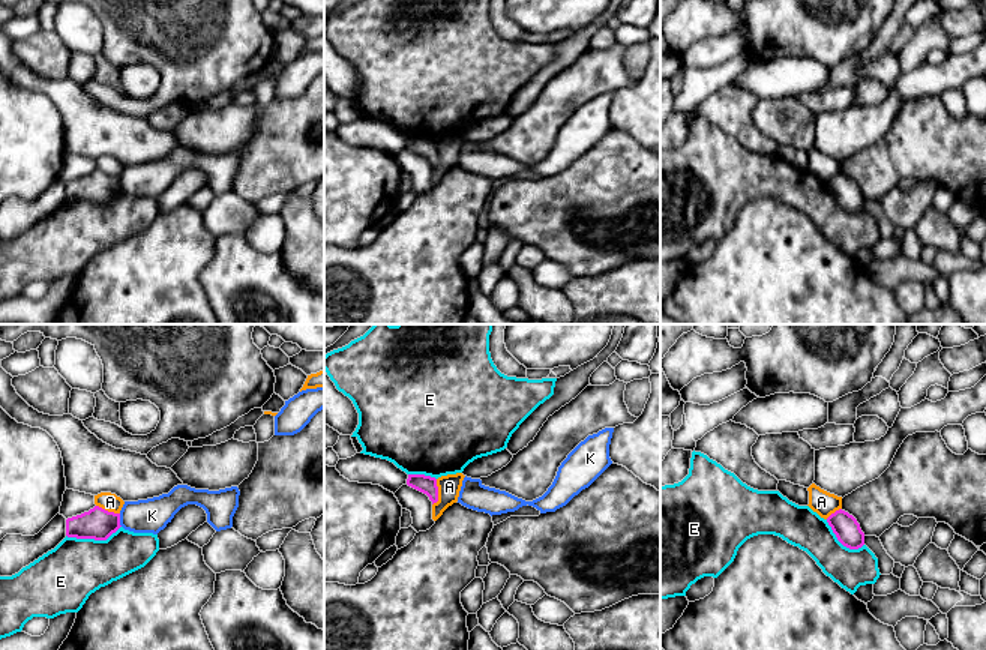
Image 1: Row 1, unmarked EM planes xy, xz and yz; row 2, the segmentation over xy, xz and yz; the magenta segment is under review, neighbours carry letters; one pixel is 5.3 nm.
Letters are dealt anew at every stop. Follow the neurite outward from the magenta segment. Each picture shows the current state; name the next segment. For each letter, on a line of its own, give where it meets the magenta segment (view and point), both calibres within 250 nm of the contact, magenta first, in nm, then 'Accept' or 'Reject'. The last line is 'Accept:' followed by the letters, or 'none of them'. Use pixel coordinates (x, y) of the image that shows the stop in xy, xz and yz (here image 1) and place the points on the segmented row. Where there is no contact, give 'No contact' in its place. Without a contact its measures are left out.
A: Touches magenta at xz (437, 493). Thickness 100 nm (magenta) against 120 nm. Reject
E: Touches magenta at xy (93, 538). Thickness 170 nm (magenta) against 320 nm. Reject
K: Touches magenta at xy (119, 520). Thickness 170 nm (magenta) against 190 nm. Reject
Accept: none of them

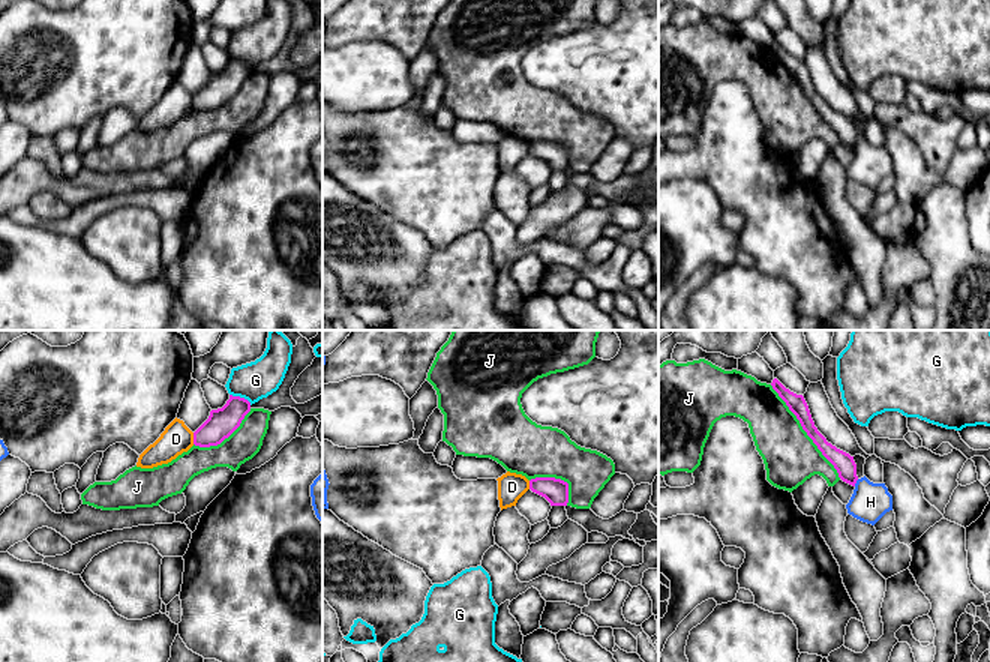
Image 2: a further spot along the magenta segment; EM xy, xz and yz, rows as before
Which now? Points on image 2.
D: Touches magenta at xy (194, 439). Thickness 160 nm (magenta) against 160 nm. Reject
G: Touches magenta at xy (239, 397). Thickness 160 nm (magenta) against 200 nm. Reject
H: Touches magenta at yz (855, 482). Thickness 110 nm (magenta) against 200 nm. Reject
J: Touches magenta at yz (804, 430). Thickness 100 nm (magenta) against 280 nm. Reject
Accept: none of them

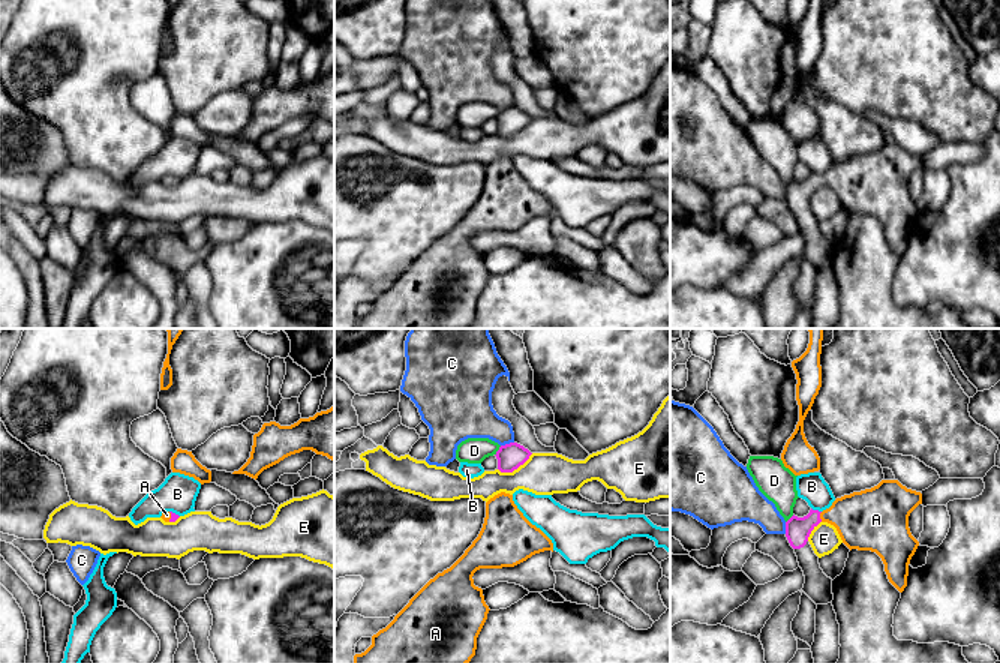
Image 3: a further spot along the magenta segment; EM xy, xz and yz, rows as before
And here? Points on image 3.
A: Touches magenta at yz (819, 516). Thickness 140 nm (magenta) against 320 nm. Accept
B: Touches magenta at yz (816, 510). Thickness 140 nm (magenta) against 150 nm. Reject
C: Touches magenta at xz (507, 444). Thickness 140 nm (magenta) against 240 nm. Reject
D: Touches magenta at xz (498, 450). Thickness 140 nm (magenta) against 140 nm. Reject
E: Touches magenta at xz (514, 468). Thickness 140 nm (magenta) against 220 nm. Reject
Accept: A

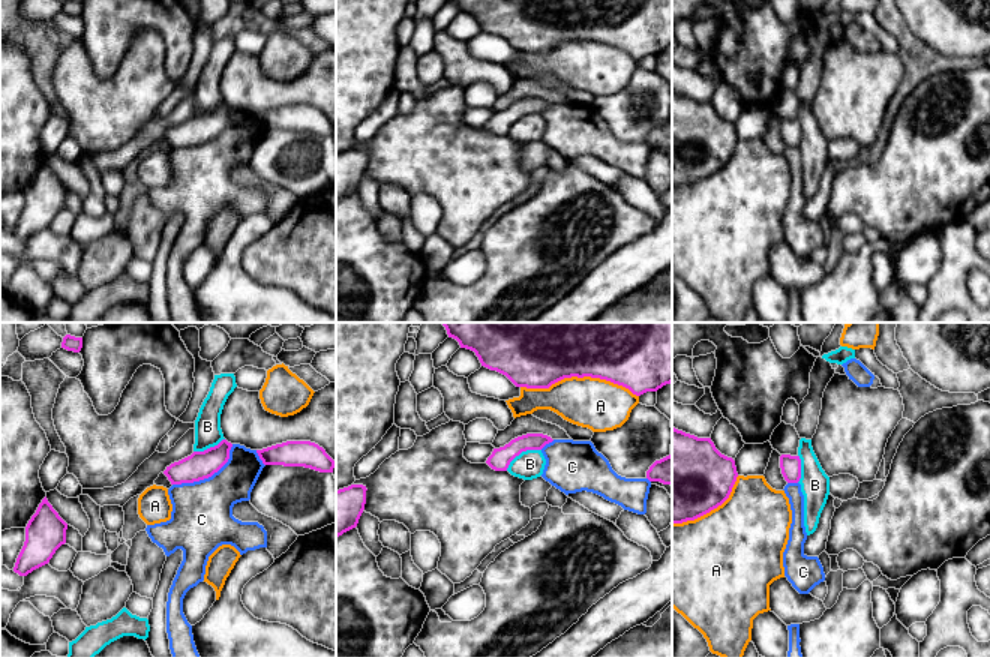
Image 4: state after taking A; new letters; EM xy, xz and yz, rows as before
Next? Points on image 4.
A: Touches magenta at xz (579, 377). Thickness 500 nm (magenta) against 280 nm. Reject
B: Touches magenta at xz (521, 452). Thickness 120 nm (magenta) against 150 nm. Reject
C: Touches magenta at xy (207, 477). Thickness 150 nm (magenta) against 340 nm. Reject
Accept: none of them

